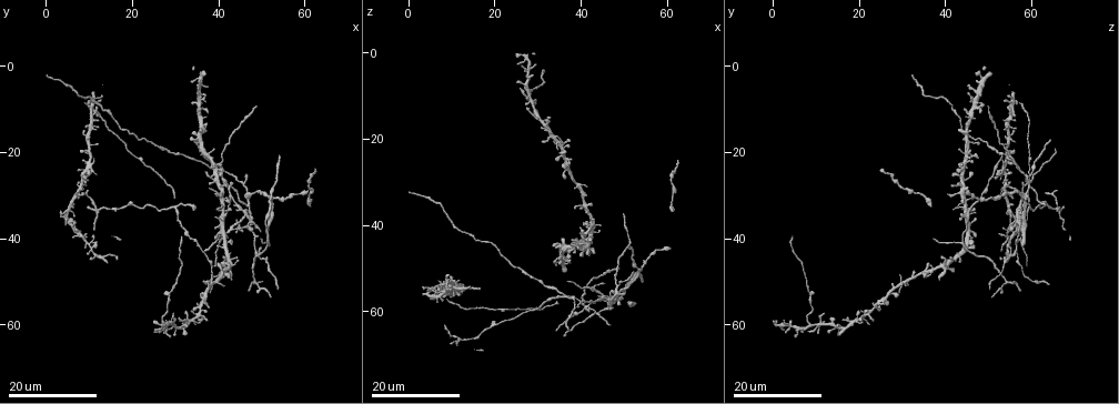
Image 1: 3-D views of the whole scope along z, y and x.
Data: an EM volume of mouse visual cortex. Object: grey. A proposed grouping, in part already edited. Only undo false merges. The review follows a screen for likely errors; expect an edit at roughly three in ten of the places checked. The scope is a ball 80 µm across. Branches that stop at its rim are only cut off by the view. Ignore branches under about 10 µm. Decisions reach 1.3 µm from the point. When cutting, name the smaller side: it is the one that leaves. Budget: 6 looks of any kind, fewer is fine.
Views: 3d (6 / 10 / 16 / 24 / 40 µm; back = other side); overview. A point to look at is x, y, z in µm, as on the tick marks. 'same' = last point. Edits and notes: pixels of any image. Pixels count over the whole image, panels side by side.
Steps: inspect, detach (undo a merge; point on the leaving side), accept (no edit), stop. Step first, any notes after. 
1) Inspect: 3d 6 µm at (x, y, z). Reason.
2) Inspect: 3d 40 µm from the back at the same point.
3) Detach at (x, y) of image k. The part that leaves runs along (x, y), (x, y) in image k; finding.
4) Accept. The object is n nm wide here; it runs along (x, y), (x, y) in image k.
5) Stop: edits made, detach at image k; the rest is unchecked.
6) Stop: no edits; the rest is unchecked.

Inspect: 3d 16 µm at (49.0, 44.0, 48.0).

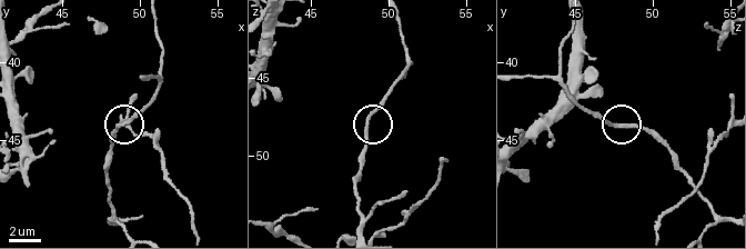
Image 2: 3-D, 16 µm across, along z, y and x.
Inspect: 3d 10 µm at (48.8, 44.2, 47.6).

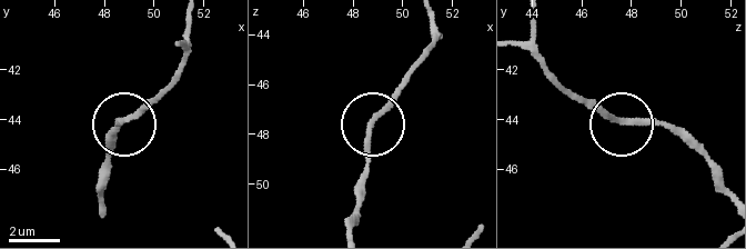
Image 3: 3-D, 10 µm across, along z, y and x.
Accept. The object is 210 nm wide here; all the same cell.

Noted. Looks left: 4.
Inspect: 3d 16 µm at (30.0, 33.0, 59.0). Thin arm on a thick one.

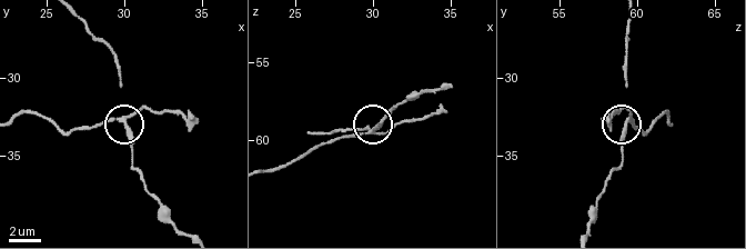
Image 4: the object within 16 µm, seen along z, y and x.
Inspect: 3d 6 µm at (29.8, 32.8, 59.4). Closer look.

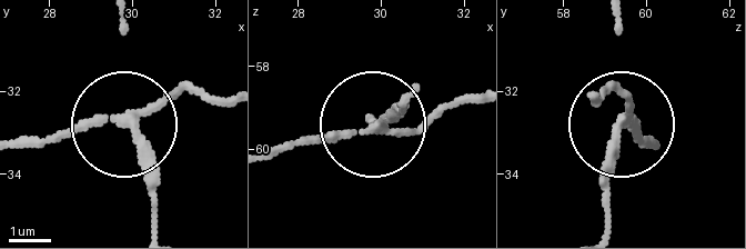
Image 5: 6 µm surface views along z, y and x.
Detach at (63, 130) of image 5. 3 arms meet here; the part that leaves runs along (121, 118), (93, 118), (19, 149) in image 5; two cells meet here.

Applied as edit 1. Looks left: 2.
Stop: edits made, detach at image 5; the rest is unchecked.

